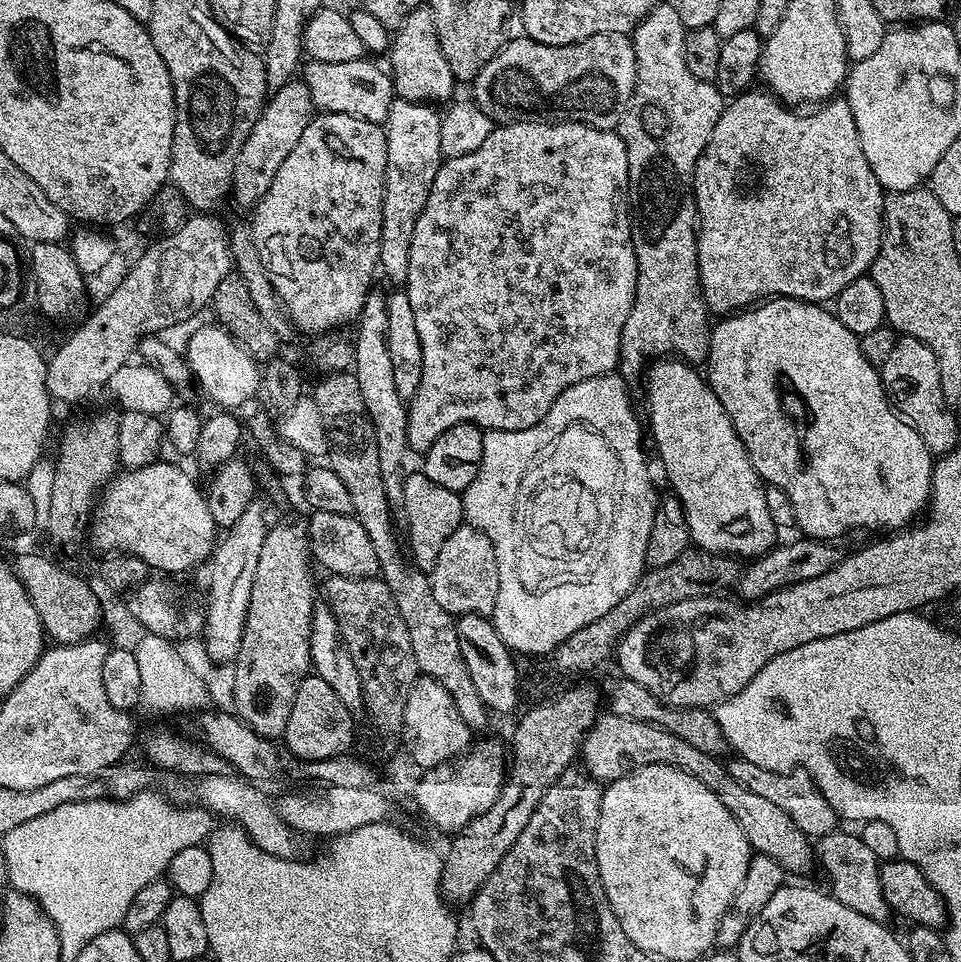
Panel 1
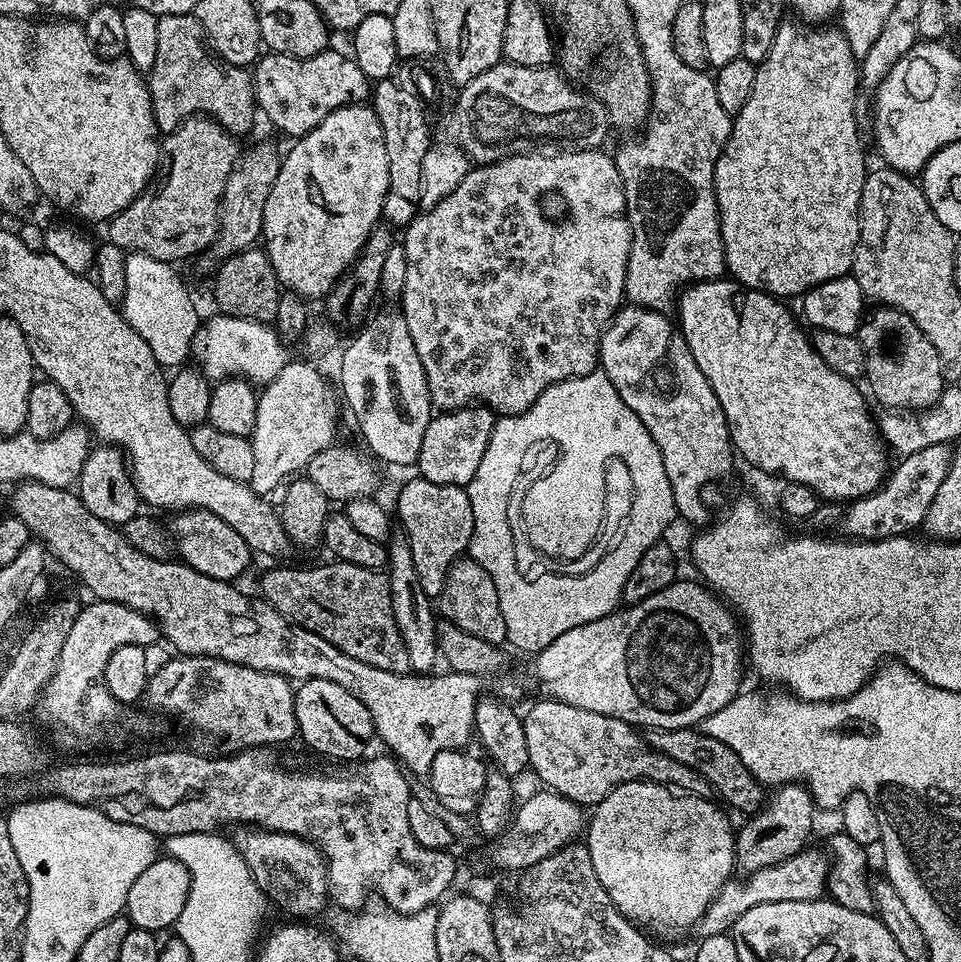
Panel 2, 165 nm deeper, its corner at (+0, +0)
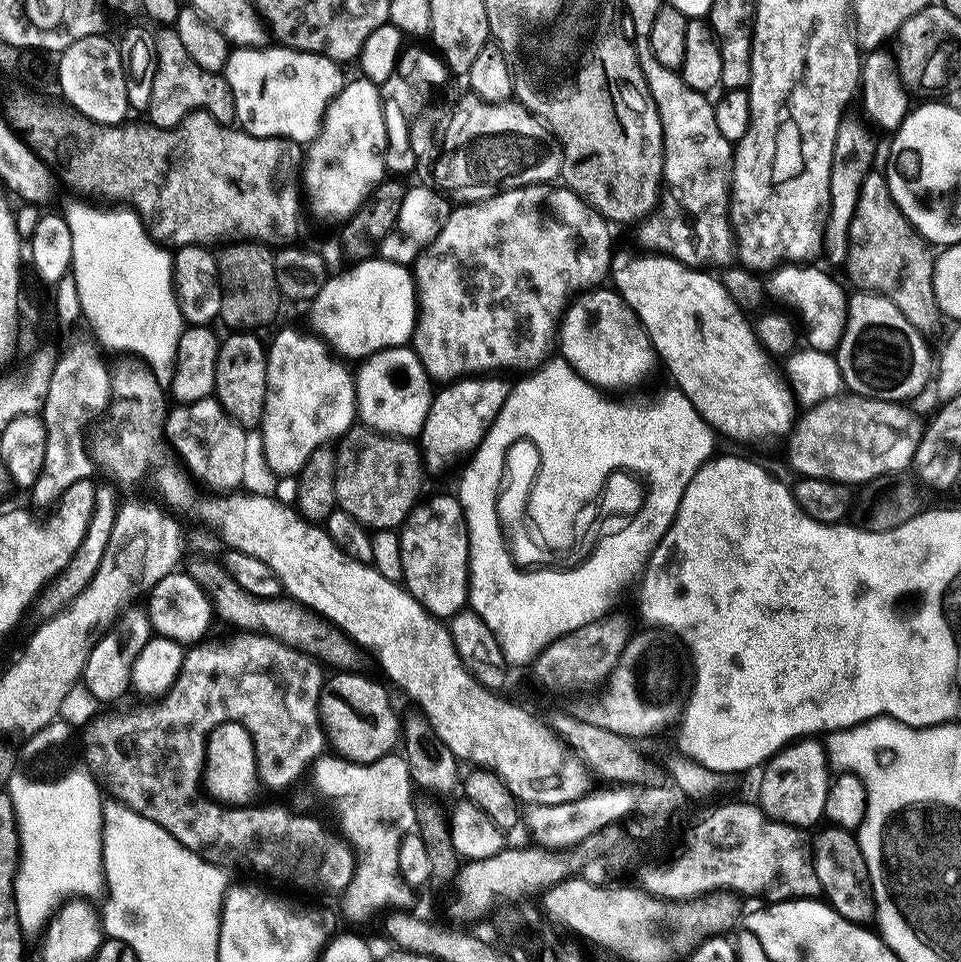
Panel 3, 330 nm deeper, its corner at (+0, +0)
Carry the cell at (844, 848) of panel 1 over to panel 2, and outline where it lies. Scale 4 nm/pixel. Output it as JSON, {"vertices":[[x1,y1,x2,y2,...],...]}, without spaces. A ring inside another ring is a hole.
{"vertices":[[805,846,798,854,778,862,774,866,766,866,757,872,749,872,743,878,729,878,718,890,718,894,706,906,702,918,696,923,694,929,697,937,723,936,731,929,732,924,746,910,754,910,754,906,762,906,770,902,806,902,807,900,819,900,825,895,828,887,829,857,823,851]]}

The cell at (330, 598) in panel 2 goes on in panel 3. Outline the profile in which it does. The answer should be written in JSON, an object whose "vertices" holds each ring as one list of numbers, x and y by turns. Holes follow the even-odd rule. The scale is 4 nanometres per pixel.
{"vertices":[[192,558,186,565,186,571,190,578,194,578,194,582,198,582,198,586,202,586,202,590,208,596,208,601,212,604,212,611,217,617,220,616,228,624,233,624,233,629,243,630,253,634,263,633,266,636,273,636,275,640,282,640,291,648,297,648,299,652,304,652,307,656,313,656,319,660,321,665,327,666,332,670,356,670,361,666,360,651,361,645,344,631,341,631,331,620,327,620,305,604,289,598,287,595,278,596,255,596,246,590,242,590,242,586,238,586,238,582,234,582,234,578,230,578,230,574,224,569,223,563,216,558]]}

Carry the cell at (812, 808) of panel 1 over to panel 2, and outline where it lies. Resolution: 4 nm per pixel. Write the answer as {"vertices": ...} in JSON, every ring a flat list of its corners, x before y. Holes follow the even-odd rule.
{"vertices":[[690,727,650,728,647,729,646,739,651,748,658,749,662,754,674,758,674,762,682,762,682,766,690,766,698,774,702,774,713,793,717,797,720,795,719,799,729,809,737,808,743,814,751,814,757,812,764,803,766,792,760,781,752,777,746,766,742,766,738,754,734,754,734,750,730,750,730,746,726,746,718,738,707,736,703,730]]}

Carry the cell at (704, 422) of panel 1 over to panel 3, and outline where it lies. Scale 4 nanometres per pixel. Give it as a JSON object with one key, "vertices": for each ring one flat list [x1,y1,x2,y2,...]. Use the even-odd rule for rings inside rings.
{"vertices":[[608,286,579,293,564,309,558,325,558,352,578,375,601,390,636,388,658,368,656,348,635,310]]}

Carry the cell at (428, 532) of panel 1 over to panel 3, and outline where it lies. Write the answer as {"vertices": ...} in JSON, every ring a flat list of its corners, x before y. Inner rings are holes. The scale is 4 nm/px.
{"vertices":[[455,495,421,499,398,531,402,546,403,587,434,617,451,618,461,613,468,604,468,523,459,499]]}

